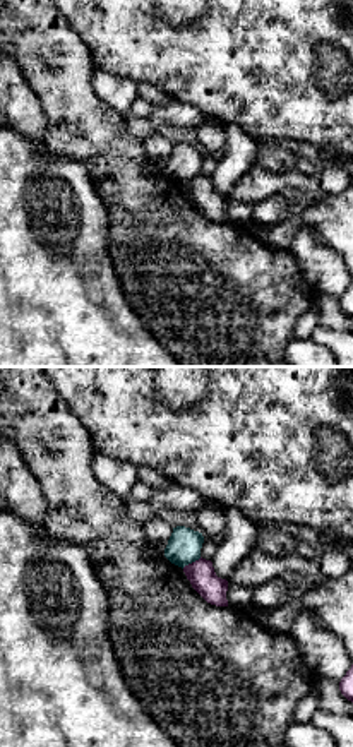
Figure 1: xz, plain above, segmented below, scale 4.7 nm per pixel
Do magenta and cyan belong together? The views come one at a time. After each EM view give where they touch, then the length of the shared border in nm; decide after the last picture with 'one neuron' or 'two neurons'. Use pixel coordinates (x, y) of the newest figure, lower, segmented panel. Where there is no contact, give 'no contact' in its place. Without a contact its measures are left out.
meets magenta at (192, 562); contact 110 nm long

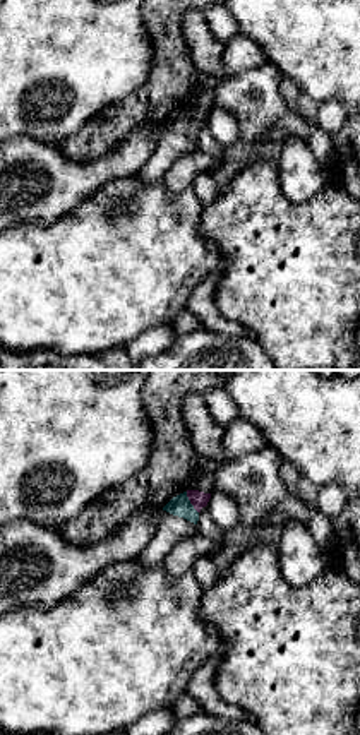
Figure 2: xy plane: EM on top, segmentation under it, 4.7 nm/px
meets magenta at (191, 502); contact 120 nm long

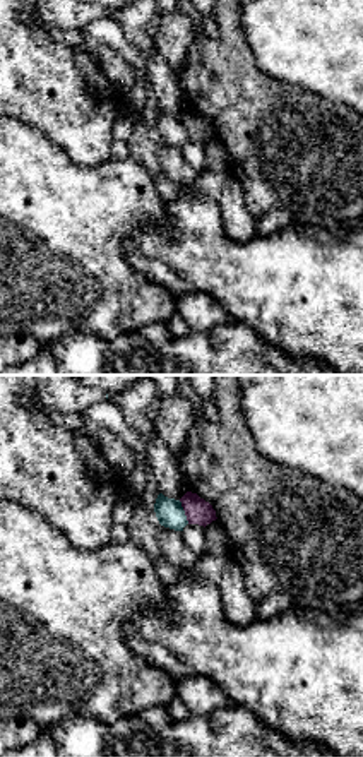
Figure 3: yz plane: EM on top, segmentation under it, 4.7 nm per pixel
meets magenta at (185, 512); contact 120 nm long

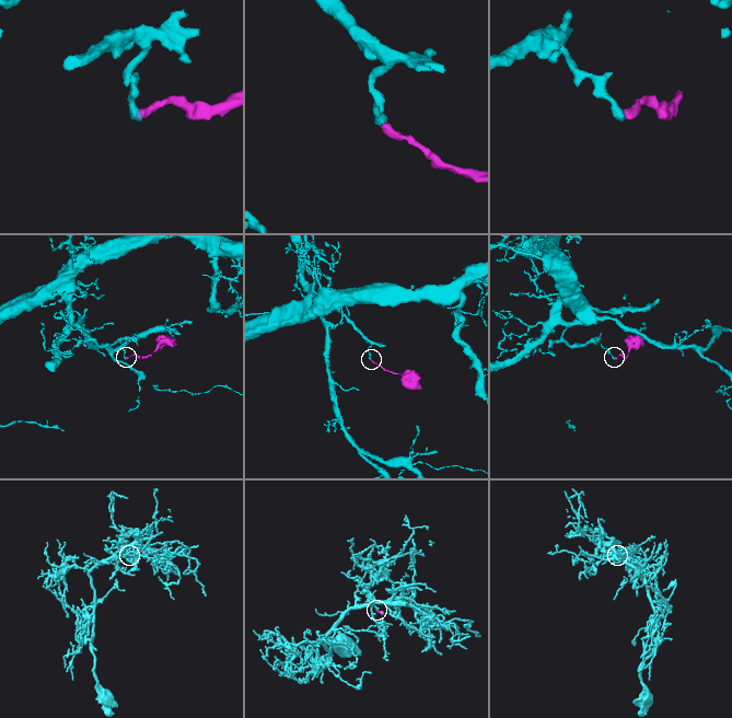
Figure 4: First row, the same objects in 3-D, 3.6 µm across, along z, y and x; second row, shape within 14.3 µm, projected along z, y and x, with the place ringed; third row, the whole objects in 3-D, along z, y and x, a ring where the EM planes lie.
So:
two neurons

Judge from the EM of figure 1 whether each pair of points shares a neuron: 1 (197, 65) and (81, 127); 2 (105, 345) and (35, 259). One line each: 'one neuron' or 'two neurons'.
1: two neurons
2: one neuron

